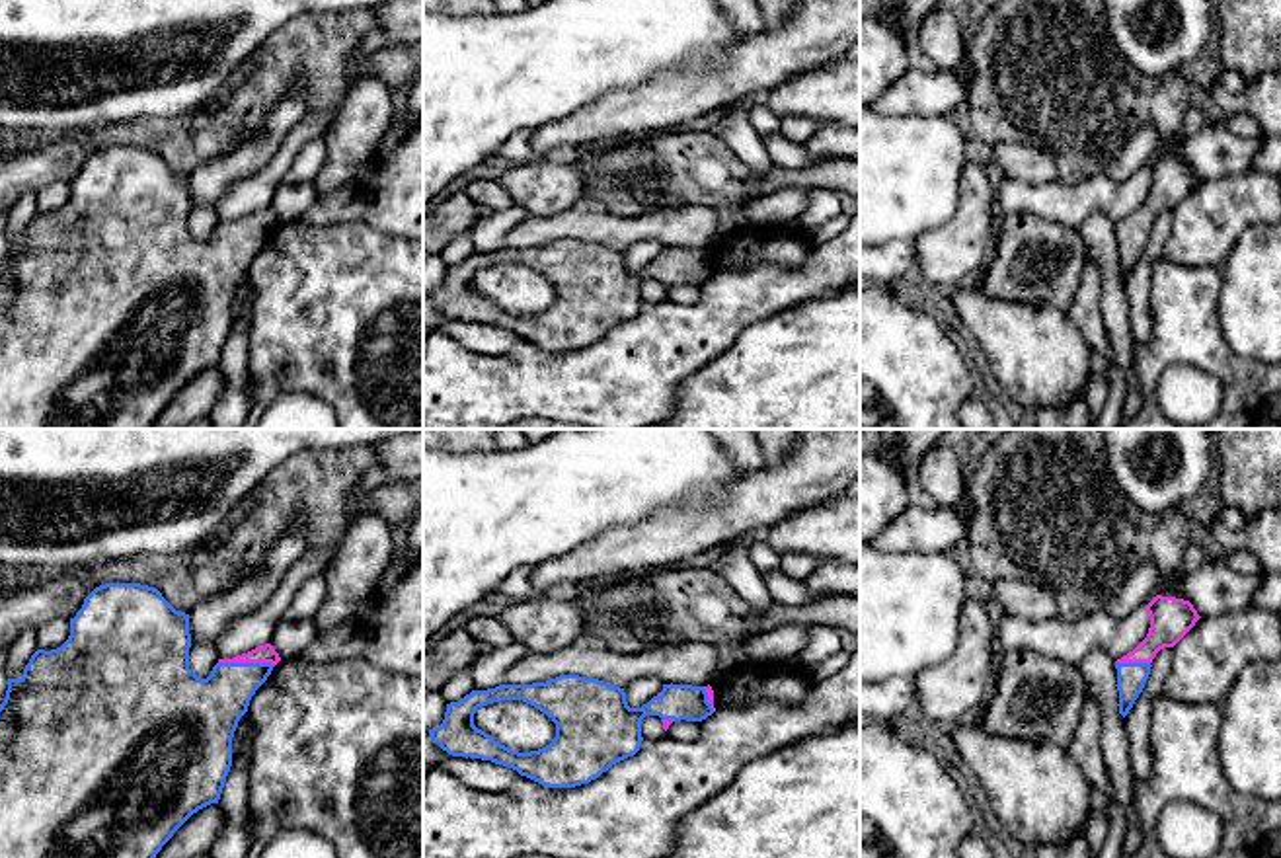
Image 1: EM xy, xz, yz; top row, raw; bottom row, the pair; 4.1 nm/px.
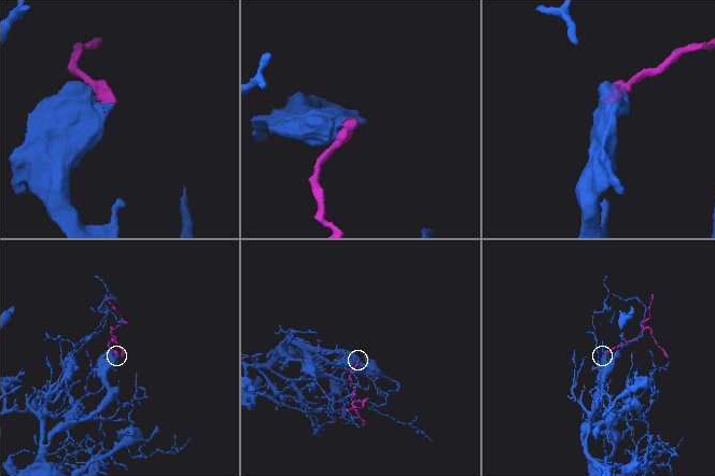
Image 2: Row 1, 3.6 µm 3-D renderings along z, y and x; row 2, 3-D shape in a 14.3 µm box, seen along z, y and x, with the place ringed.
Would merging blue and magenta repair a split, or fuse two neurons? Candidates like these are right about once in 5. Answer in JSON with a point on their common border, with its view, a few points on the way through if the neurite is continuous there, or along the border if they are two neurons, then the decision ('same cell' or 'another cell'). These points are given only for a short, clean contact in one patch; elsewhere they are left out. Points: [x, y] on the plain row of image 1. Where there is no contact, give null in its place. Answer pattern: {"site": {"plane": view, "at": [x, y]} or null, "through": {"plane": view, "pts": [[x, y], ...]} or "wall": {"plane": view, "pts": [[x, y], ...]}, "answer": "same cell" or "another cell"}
{"site": {"plane": "xy", "at": [246, 227]}, "through": {"plane": "xy", "pts": [[207, 273], [246, 227], [264, 217]]}, "answer": "same cell"}

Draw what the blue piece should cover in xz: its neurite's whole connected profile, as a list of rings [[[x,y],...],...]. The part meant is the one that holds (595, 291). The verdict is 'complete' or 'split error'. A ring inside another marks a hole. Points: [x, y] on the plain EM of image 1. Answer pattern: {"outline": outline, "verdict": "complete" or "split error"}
{"outline": [[[560,238],[546,246],[472,254],[462,263],[446,267],[443,287],[429,292],[429,298],[452,320],[491,324],[548,351],[575,351],[640,314],[645,279],[659,279],[667,294],[673,285],[702,285],[714,275],[710,248],[663,248],[647,267],[630,271],[620,250]],[[501,263],[523,263],[544,275],[556,287],[552,306],[519,316],[478,292],[476,273]]], "verdict": "split error"}

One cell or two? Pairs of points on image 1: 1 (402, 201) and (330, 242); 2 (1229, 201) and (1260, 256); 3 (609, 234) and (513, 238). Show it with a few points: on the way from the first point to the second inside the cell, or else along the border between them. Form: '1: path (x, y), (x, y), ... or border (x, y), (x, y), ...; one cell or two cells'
1: border (320, 225), (363, 221), (402, 238); two cells
2: border (1260, 223), (1242, 233), (1219, 266); two cells
3: path (585, 227), (537, 231); one cell

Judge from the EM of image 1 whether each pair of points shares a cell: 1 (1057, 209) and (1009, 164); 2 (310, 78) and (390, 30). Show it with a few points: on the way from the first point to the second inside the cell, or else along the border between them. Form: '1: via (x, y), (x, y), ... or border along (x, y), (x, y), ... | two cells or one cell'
1: border along (1003, 176), (1032, 184), (1057, 182) | two cells
2: border along (398, 43), (390, 43), (367, 57), (351, 57) | two cells

